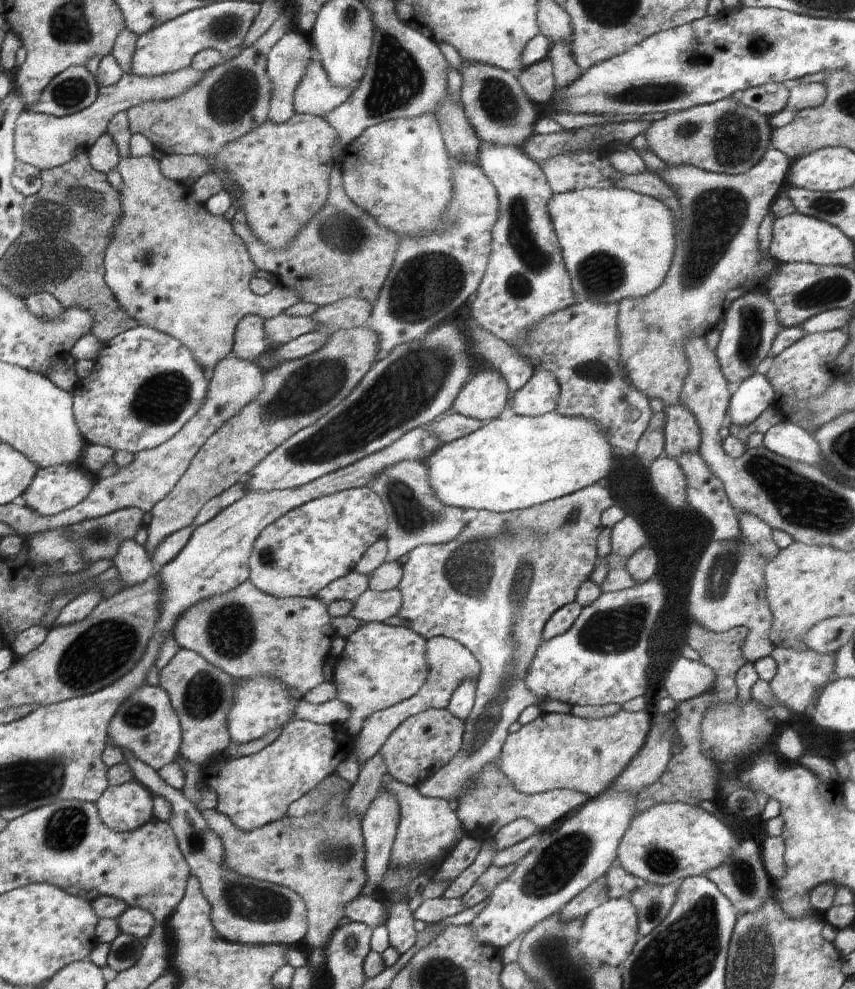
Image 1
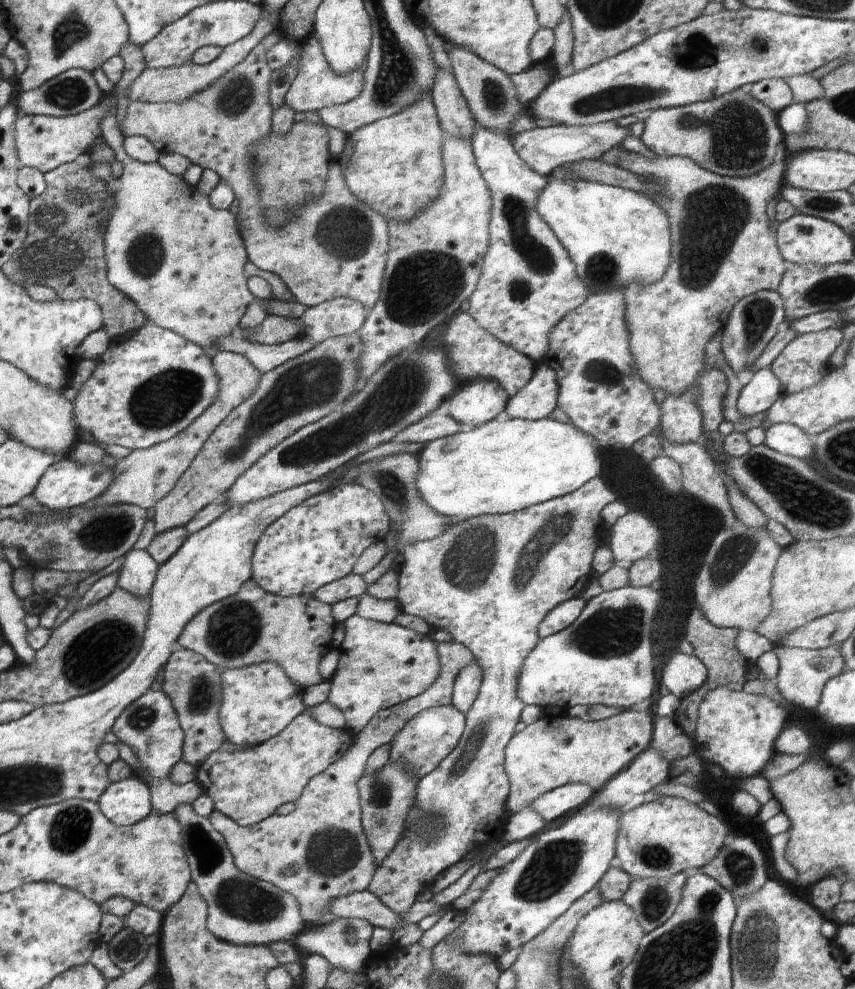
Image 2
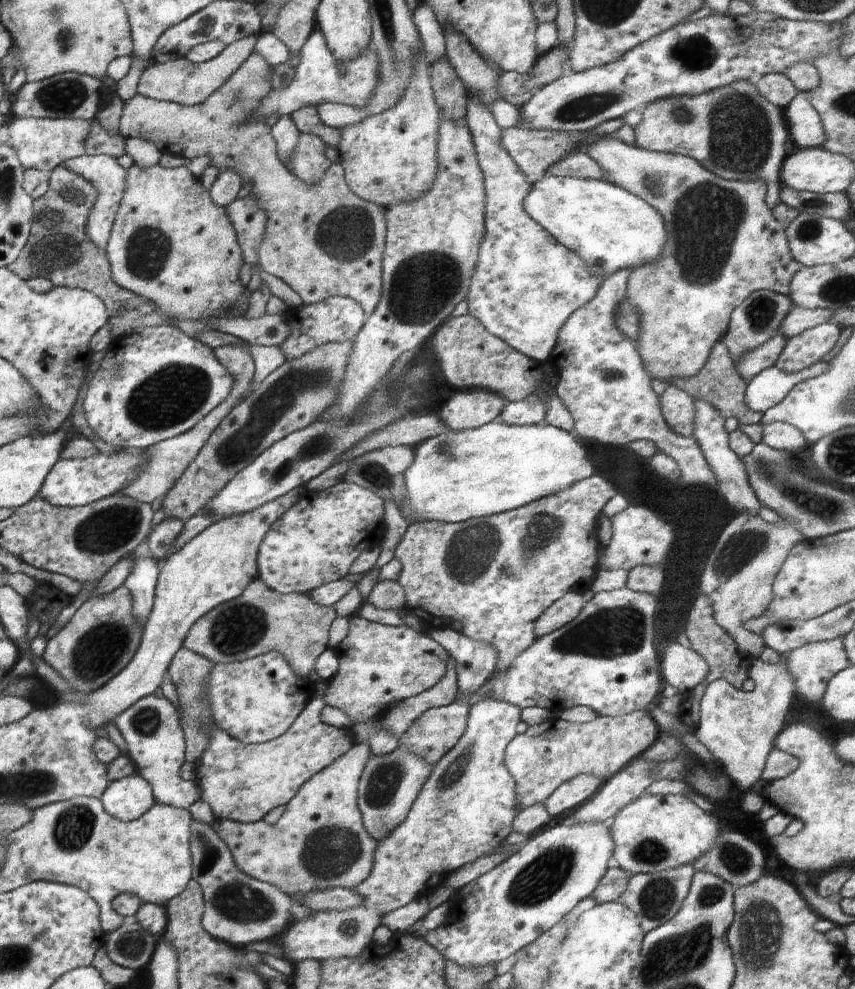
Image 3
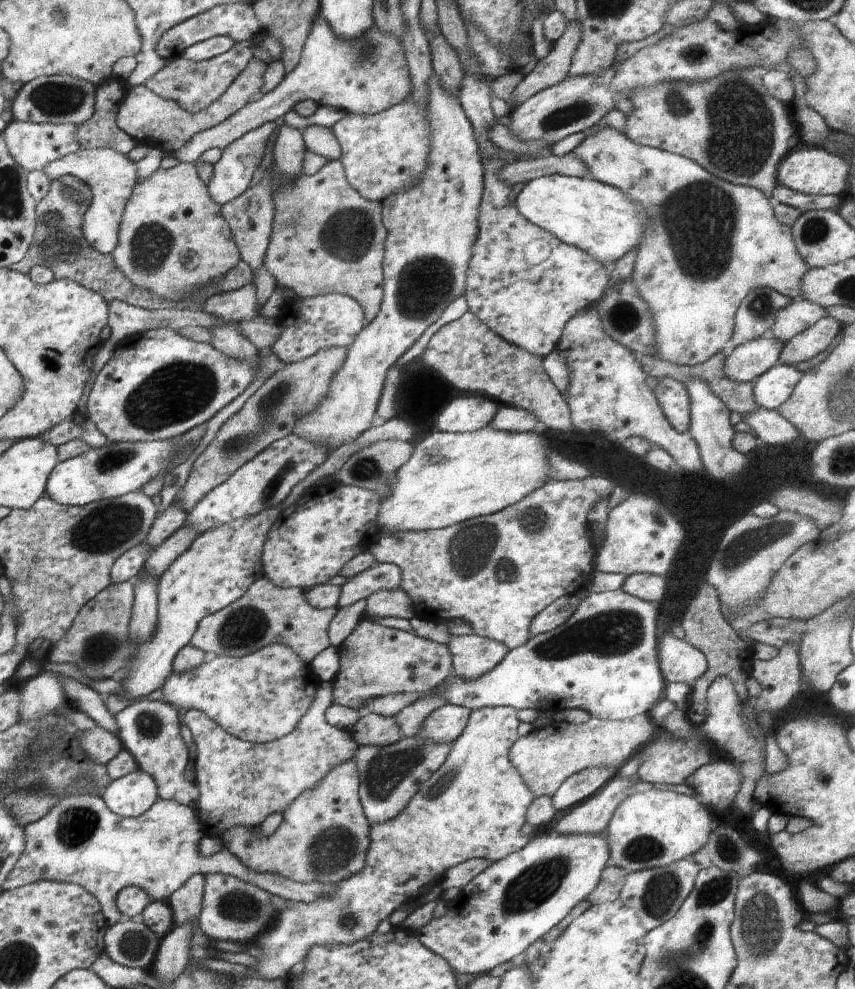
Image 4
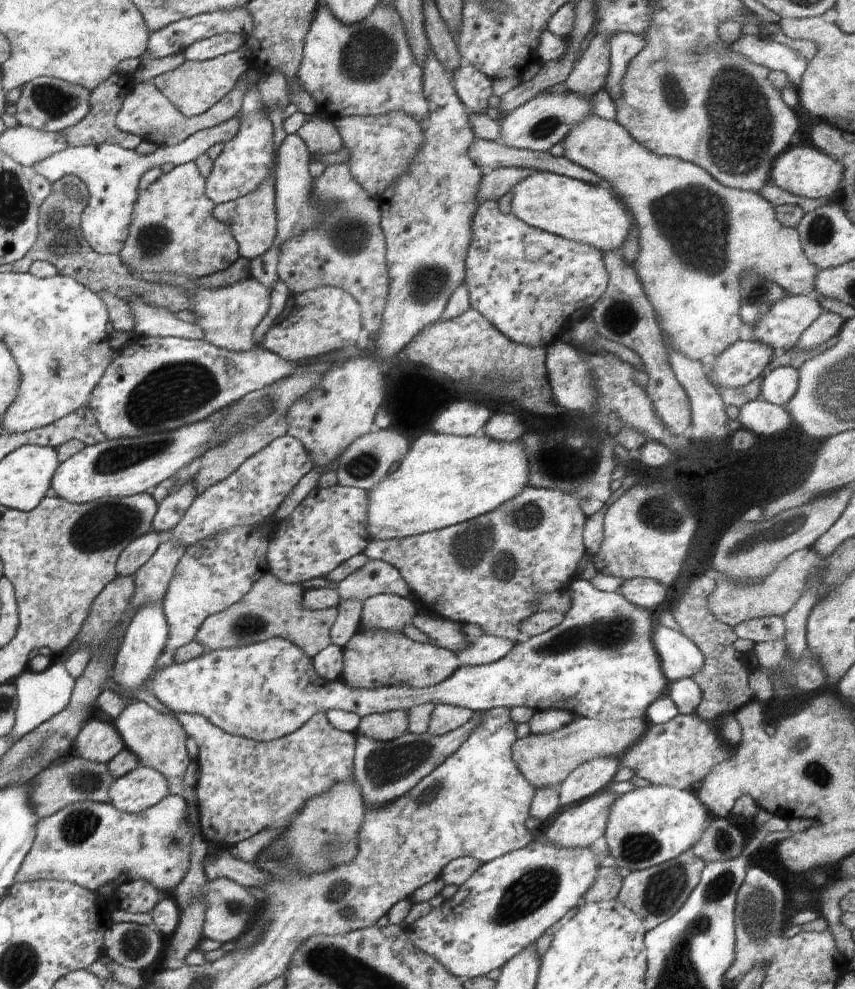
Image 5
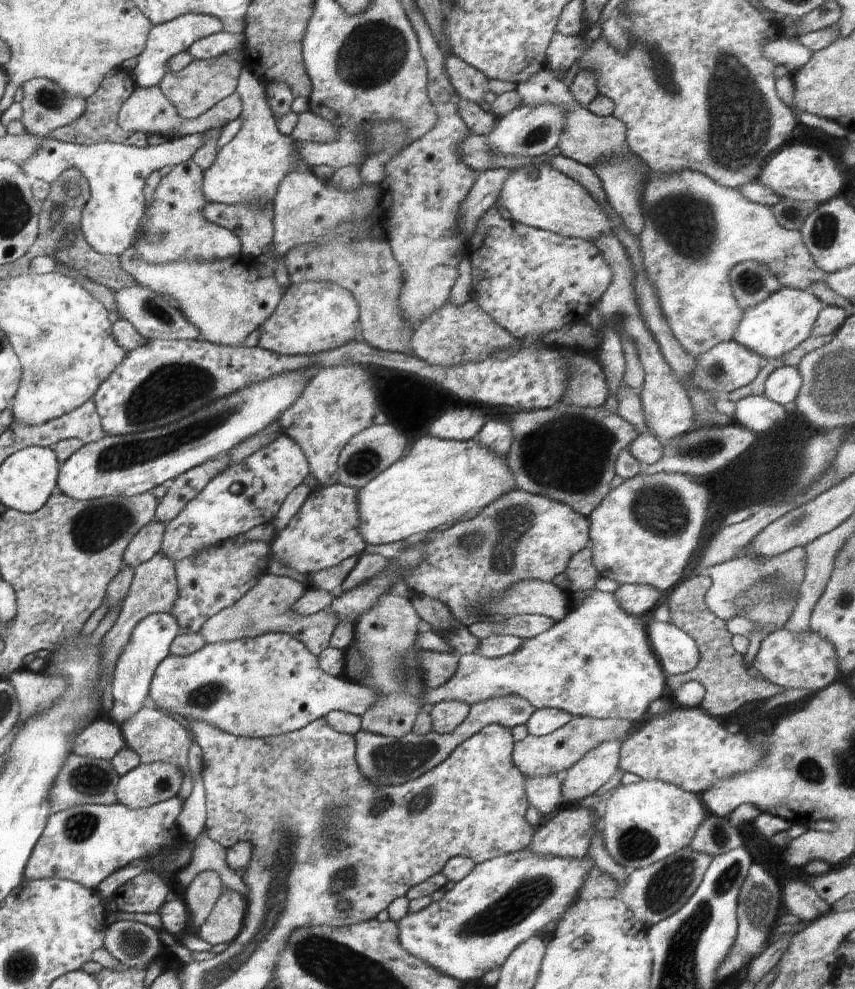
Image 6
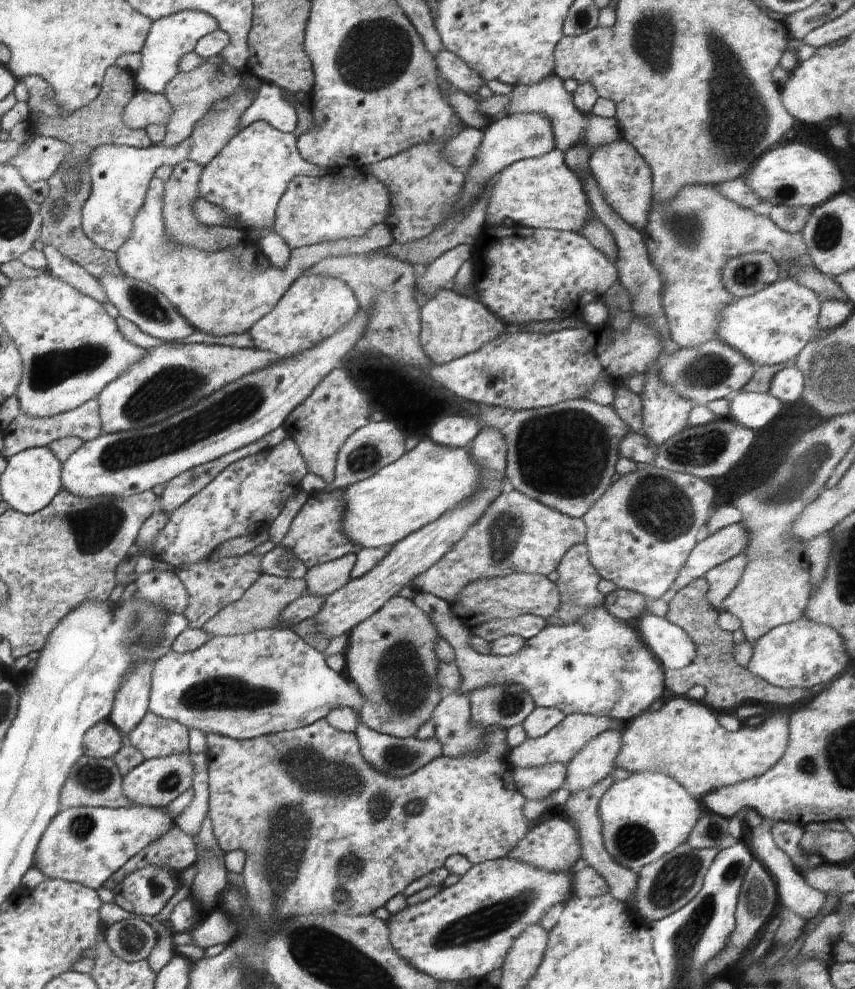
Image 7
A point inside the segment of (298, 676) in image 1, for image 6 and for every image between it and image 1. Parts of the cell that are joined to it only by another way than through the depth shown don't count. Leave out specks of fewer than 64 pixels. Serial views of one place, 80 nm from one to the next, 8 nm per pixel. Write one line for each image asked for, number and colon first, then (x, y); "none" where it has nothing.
2: (253, 626)
3: (260, 620)
4: (265, 614)
5: (271, 608)
6: (267, 607)

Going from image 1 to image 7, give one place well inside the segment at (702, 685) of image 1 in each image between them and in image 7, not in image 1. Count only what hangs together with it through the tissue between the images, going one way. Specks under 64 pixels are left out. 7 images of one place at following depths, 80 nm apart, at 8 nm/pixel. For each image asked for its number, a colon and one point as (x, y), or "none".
2: (683, 673)
3: (684, 669)
4: (680, 662)
5: (679, 657)
6: (676, 651)
7: (673, 648)

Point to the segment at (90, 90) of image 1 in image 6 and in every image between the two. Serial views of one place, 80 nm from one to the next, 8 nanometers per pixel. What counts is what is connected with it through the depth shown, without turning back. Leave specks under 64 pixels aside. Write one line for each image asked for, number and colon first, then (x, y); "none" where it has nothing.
2: (71, 93)
3: (69, 94)
4: (53, 99)
5: (46, 103)
6: (46, 106)

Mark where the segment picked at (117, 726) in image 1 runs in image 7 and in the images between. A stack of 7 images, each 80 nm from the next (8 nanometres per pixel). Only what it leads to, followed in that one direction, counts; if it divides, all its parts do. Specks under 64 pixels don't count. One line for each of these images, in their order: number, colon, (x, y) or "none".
2: (150, 727)
3: (151, 729)
4: (149, 730)
5: (152, 733)
6: (154, 735)
7: (156, 737)

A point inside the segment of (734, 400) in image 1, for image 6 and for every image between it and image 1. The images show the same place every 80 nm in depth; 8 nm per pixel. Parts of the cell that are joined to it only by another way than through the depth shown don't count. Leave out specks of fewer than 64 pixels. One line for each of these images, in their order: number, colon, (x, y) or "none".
2: (764, 389)
3: (767, 388)
4: (771, 389)
5: (778, 386)
6: (782, 386)

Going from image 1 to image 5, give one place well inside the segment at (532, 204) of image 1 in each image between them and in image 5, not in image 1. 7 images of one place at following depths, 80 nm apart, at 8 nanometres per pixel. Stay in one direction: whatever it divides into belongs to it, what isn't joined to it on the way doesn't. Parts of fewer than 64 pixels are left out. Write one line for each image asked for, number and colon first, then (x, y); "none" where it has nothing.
2: (527, 284)
3: (526, 284)
4: (522, 282)
5: (532, 286)

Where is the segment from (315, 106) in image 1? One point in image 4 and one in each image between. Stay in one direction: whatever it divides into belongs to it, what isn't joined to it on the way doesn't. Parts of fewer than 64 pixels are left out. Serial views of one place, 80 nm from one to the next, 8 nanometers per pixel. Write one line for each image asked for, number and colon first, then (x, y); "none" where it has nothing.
2: (315, 86)
3: (320, 78)
4: (364, 76)

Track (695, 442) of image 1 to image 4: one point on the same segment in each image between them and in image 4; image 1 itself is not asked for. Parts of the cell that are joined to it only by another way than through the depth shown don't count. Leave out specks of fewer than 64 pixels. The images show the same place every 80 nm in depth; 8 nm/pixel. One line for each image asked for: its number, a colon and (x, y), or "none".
2: (681, 420)
3: (678, 408)
4: (672, 396)

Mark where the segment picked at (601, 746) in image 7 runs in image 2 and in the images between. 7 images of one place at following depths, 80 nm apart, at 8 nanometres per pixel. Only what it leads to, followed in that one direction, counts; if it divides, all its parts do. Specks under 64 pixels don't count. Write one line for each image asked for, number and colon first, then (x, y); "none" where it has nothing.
2: (552, 805)
3: (568, 795)
4: (577, 788)
5: (590, 778)
6: (584, 778)

